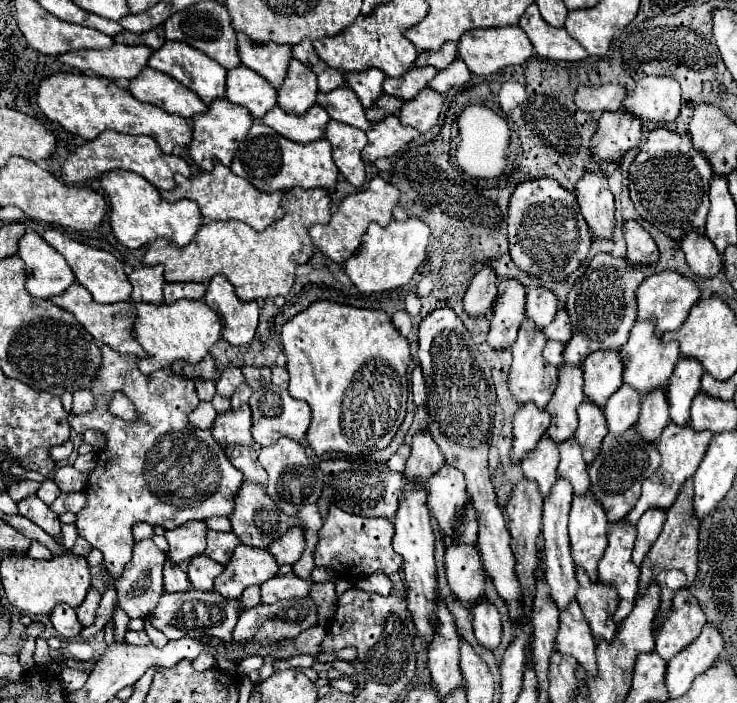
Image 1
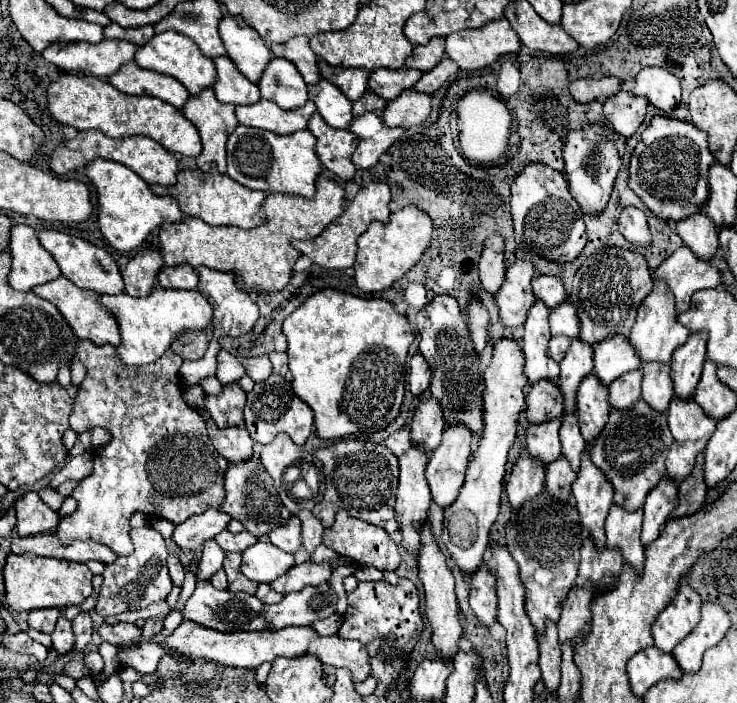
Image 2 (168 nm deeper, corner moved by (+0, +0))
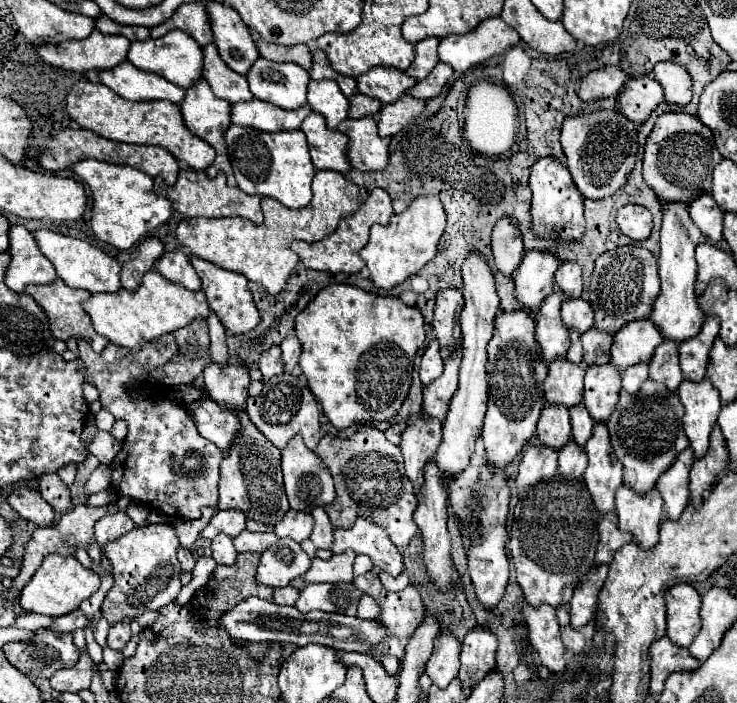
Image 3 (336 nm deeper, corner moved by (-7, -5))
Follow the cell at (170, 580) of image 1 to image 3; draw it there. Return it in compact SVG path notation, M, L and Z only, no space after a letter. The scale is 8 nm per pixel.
M180 547L178 549L178 561L182 565L182 571L192 571L194 569L194 557L192 557L192 551L186 549L186 547Z

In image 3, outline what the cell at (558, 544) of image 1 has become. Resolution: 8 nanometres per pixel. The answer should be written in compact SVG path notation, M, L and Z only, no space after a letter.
M570 441L570 445L566 445L566 449L558 451L558 471L562 475L568 477L580 477L584 473L588 465L586 453L580 445L574 445L574 441Z

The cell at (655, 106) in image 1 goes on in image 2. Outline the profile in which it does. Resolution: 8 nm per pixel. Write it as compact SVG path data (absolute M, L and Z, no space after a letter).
M645 68L637 74L635 96L645 96L659 112L669 114L681 102L681 86L679 80L665 68Z

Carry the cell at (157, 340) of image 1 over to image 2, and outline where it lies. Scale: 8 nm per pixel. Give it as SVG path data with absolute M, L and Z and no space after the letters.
M157 286L147 298L133 298L129 294L99 296L99 302L115 312L121 332L121 346L117 348L119 358L127 366L145 366L153 364L165 350L171 348L171 342L183 332L205 332L211 324L213 308L197 290L165 290Z

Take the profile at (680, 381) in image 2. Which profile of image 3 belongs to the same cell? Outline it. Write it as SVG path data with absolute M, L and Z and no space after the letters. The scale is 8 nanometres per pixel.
M706 317L702 331L690 341L682 341L682 345L678 345L684 379L702 381L708 365L708 353L716 337L718 337L718 317Z

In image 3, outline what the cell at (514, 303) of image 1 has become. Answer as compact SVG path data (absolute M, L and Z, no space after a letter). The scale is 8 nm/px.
M526 251L516 273L516 297L522 305L536 313L540 303L554 291L554 273L560 261L550 251Z

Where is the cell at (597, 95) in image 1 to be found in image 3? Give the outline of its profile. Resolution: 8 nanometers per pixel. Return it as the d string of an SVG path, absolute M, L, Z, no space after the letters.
M614 65L594 69L586 77L582 77L582 85L580 85L578 95L582 101L596 101L600 97L614 97L622 91L622 85L626 83L626 79L628 79L628 75Z

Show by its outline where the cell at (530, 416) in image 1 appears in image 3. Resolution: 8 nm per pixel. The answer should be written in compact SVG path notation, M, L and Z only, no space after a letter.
M558 357L554 365L548 365L548 379L544 383L544 393L548 403L560 403L566 407L574 407L582 401L584 393L584 369L578 365L570 365L564 357Z

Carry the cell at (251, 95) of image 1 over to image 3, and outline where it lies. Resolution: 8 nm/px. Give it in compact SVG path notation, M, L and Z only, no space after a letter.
M204 45L204 65L202 65L202 77L208 81L212 87L214 95L228 101L228 103L240 103L240 101L250 101L254 95L248 89L248 81L244 75L234 73L218 55L216 47Z

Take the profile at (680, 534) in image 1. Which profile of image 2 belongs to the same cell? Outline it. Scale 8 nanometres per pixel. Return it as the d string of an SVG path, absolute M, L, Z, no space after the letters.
M699 454L691 474L679 484L679 506L673 510L671 518L677 520L699 512L705 504L705 496L707 496L707 486L703 480L703 454Z

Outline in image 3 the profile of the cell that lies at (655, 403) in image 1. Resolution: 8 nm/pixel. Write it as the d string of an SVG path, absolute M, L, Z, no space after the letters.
M662 341L662 345L658 345L654 357L650 359L650 379L664 383L670 391L676 391L684 379L678 365L678 345L672 341Z

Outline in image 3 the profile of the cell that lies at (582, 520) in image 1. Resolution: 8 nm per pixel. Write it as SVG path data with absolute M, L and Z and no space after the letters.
M594 423L594 433L586 443L588 467L584 473L586 487L598 511L614 511L614 493L622 485L622 463L612 455L610 437L604 423Z

